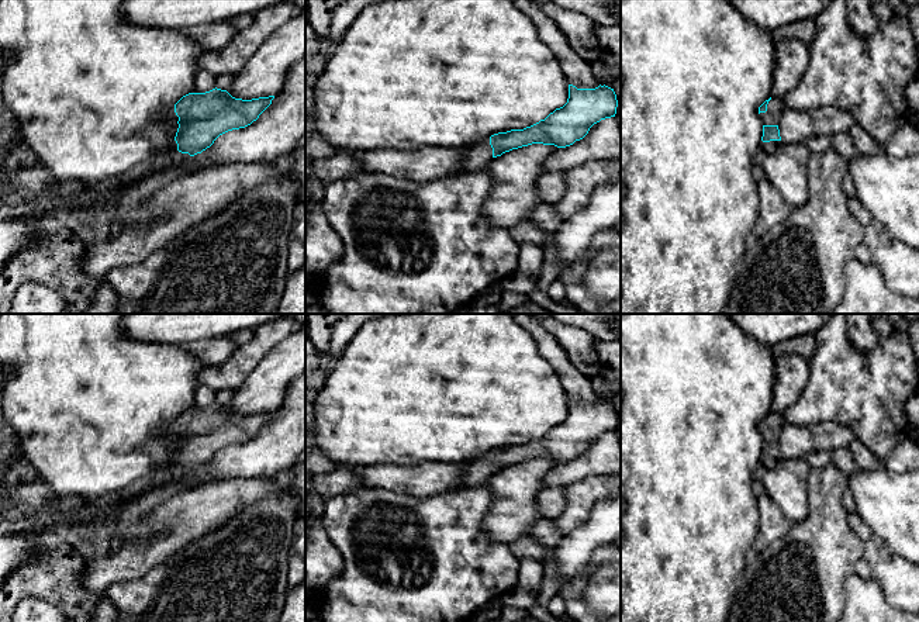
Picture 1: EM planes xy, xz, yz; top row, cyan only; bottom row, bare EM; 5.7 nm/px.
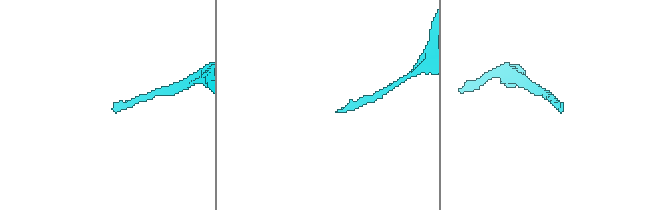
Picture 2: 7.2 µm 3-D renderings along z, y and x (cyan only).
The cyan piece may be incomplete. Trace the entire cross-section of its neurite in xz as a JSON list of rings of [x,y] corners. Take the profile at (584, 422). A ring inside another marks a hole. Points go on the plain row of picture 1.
[[[569,400],[567,418],[545,435],[460,463],[464,467],[462,488],[484,485],[493,473],[532,459],[570,462],[583,455],[594,439],[615,432],[616,422],[616,410],[605,400],[595,404],[577,404]]]

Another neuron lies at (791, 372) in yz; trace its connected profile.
[[[795,353],[774,355],[771,414],[782,415],[802,394],[809,379],[809,362]]]

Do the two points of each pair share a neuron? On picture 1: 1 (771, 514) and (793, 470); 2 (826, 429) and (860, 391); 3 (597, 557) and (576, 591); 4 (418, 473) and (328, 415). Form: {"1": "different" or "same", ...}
{"1": "different", "2": "different", "3": "same", "4": "different"}

